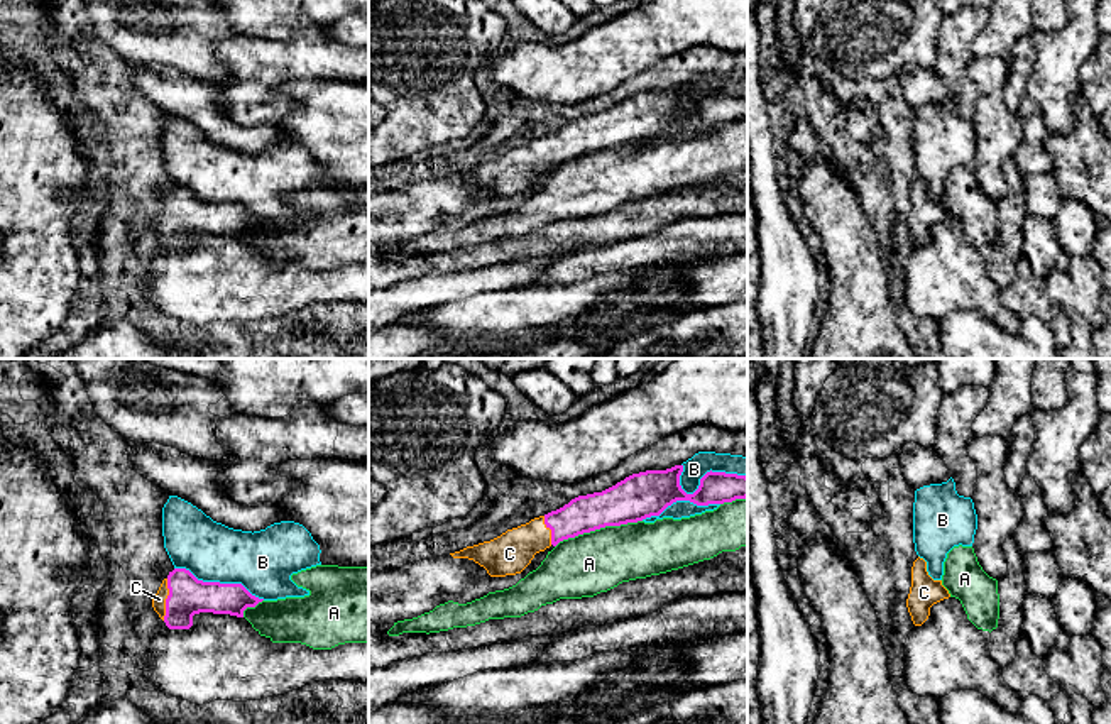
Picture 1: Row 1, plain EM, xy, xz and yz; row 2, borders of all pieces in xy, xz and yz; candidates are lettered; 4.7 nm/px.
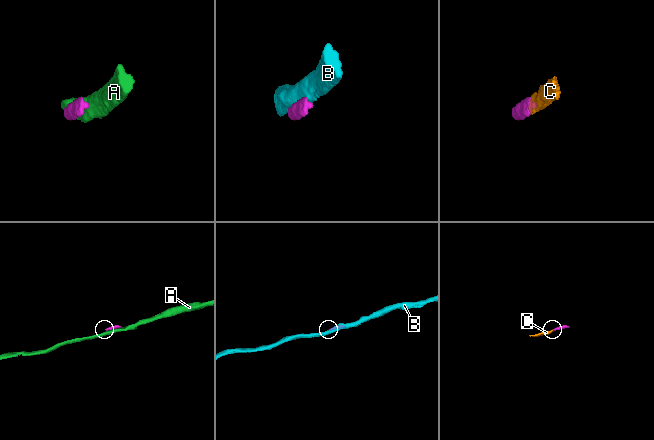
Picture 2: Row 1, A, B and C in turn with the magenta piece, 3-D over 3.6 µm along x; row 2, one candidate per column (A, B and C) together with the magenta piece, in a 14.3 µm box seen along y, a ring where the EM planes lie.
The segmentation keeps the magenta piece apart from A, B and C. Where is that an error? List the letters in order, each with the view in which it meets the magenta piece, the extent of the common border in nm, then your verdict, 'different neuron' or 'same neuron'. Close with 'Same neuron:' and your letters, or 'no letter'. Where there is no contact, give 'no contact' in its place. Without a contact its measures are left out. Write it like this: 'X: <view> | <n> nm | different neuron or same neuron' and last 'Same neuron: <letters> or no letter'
A: xz | 440 nm | different neuron
B: xz | 340 nm | different neuron
C: xy | 200 nm | same neuron
Same neuron: C

